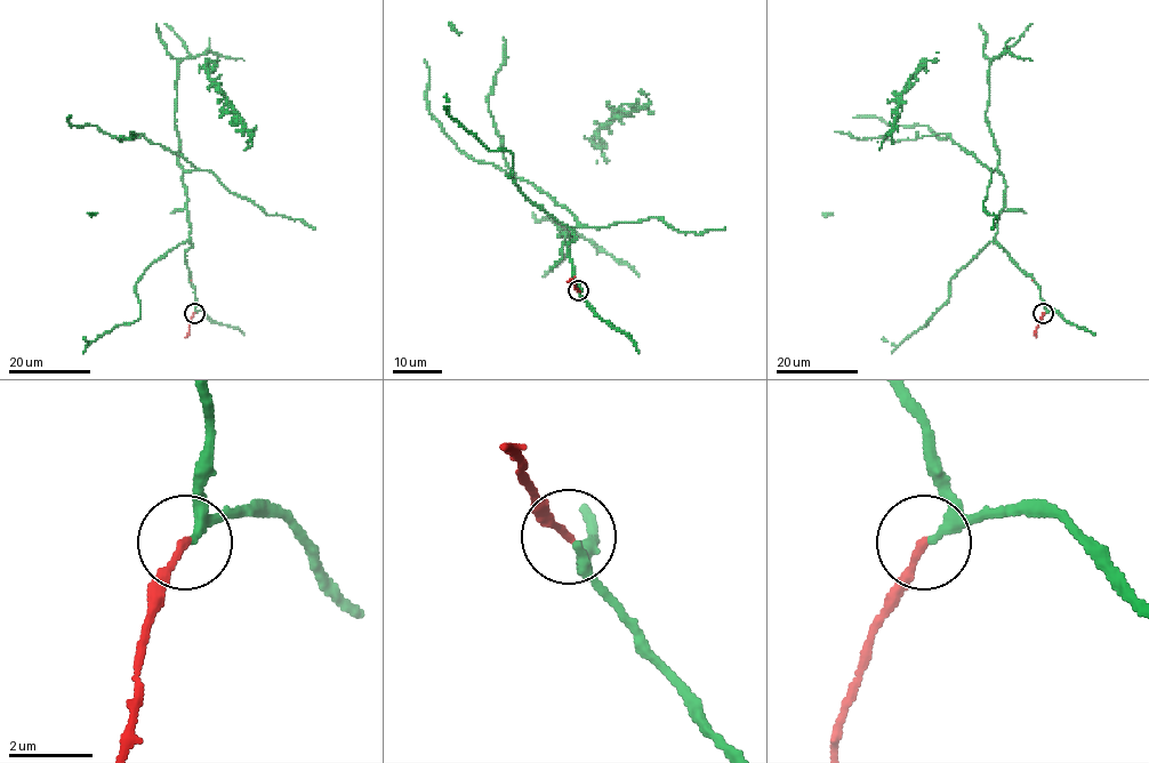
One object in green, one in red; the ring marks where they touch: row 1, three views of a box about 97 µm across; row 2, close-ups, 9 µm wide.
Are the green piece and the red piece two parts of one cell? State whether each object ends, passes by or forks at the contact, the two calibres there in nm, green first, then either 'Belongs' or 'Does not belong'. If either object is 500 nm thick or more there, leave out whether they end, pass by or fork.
At the ring green passes by. At the ring red ends. Thickness 180 nm (green) against 170 nm. Belongs

